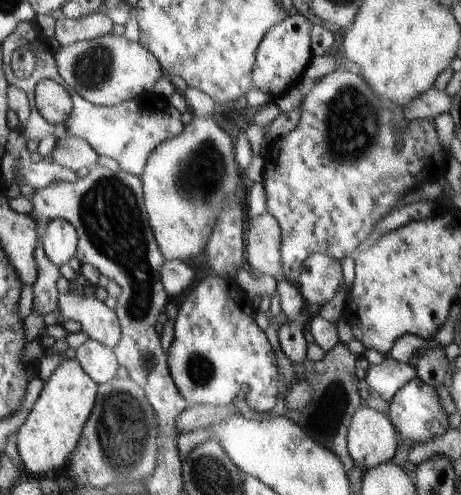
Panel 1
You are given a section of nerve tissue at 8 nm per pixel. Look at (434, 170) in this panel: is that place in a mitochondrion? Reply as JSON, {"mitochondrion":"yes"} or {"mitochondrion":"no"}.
{"mitochondrion":"no"}

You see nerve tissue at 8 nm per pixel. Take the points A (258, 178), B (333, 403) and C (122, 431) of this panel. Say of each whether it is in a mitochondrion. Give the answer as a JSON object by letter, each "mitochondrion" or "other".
{"A":"other","B":"mitochondrion","C":"mitochondrion"}

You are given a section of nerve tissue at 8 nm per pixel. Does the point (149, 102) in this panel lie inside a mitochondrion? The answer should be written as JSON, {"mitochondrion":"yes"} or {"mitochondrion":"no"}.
{"mitochondrion":"no"}

